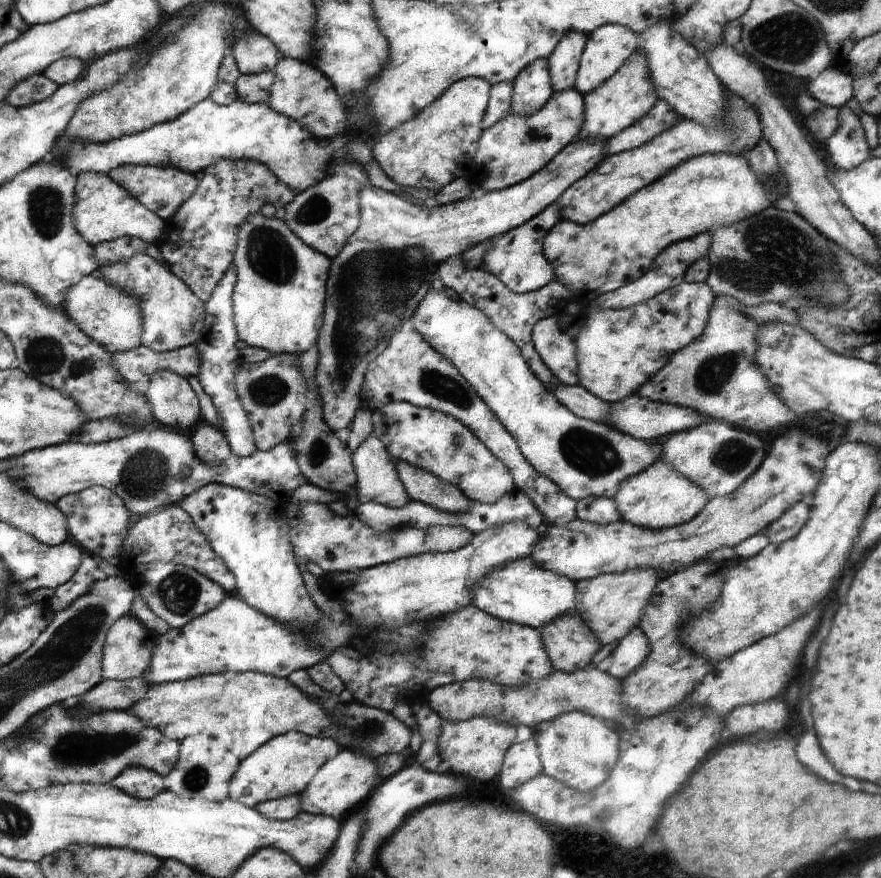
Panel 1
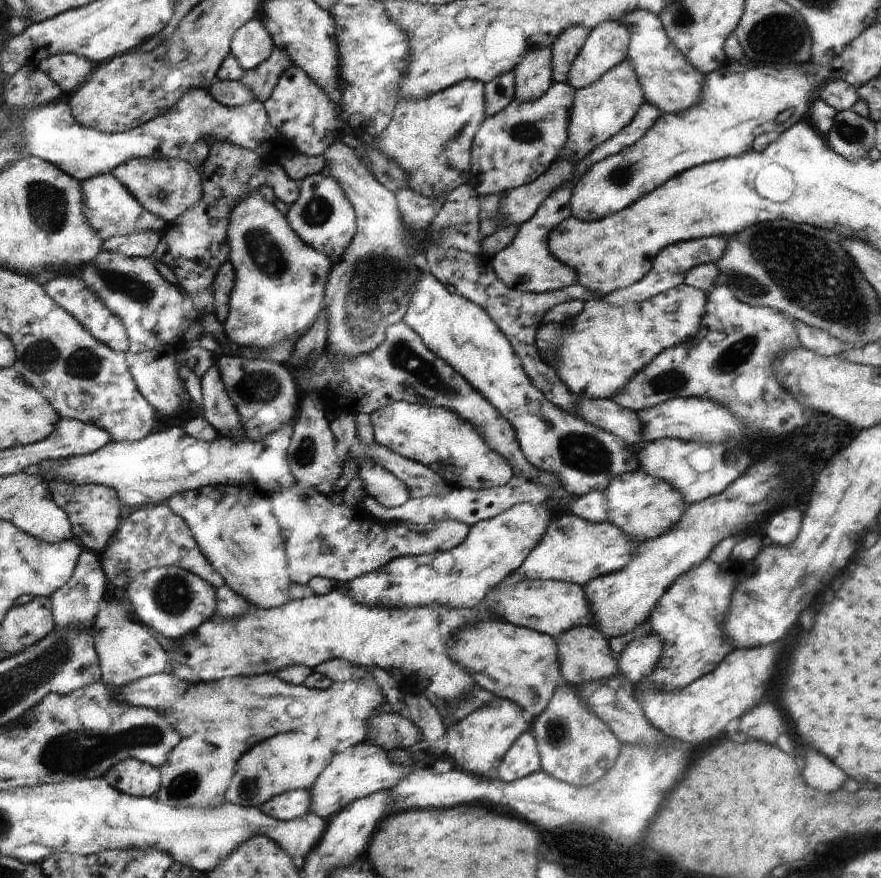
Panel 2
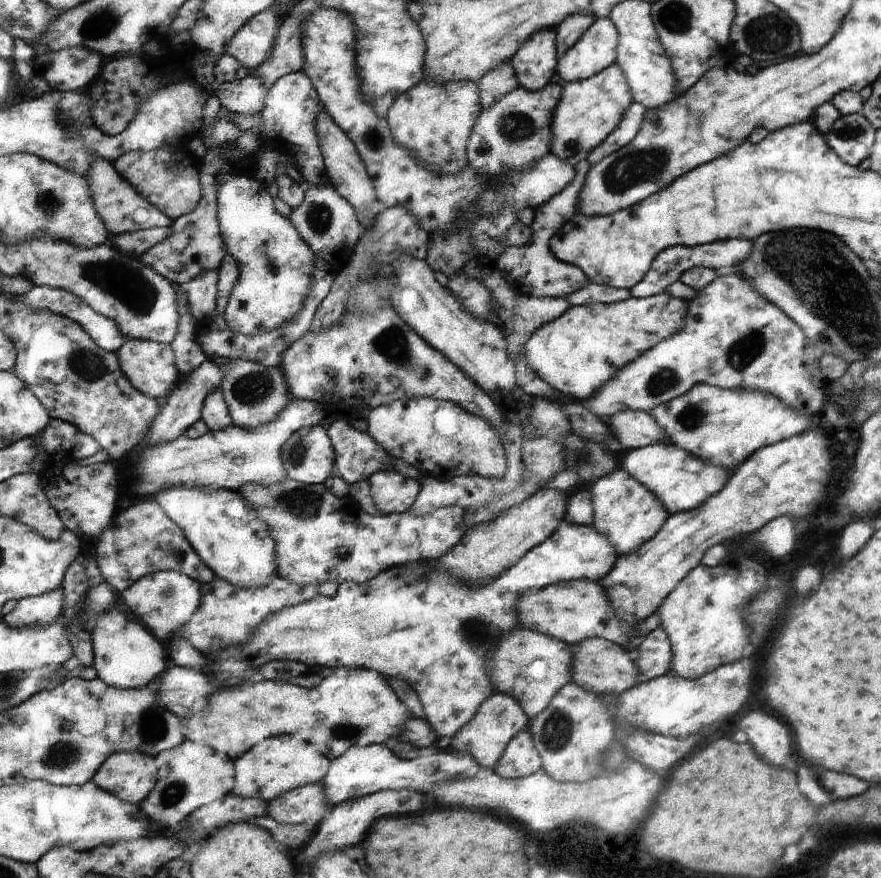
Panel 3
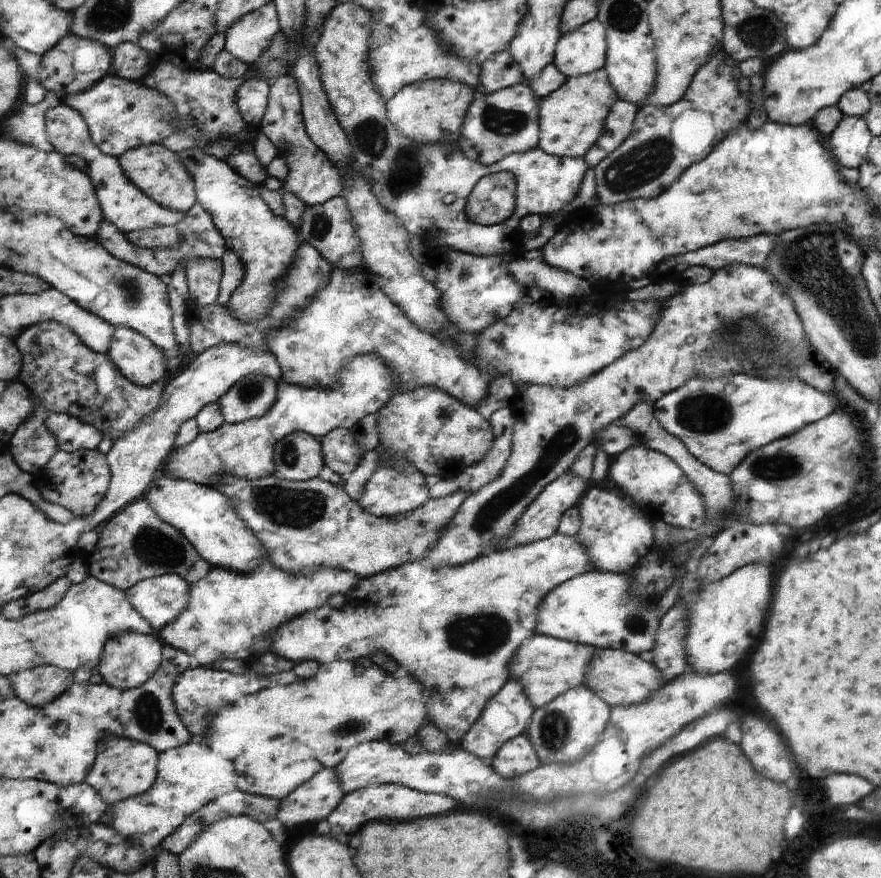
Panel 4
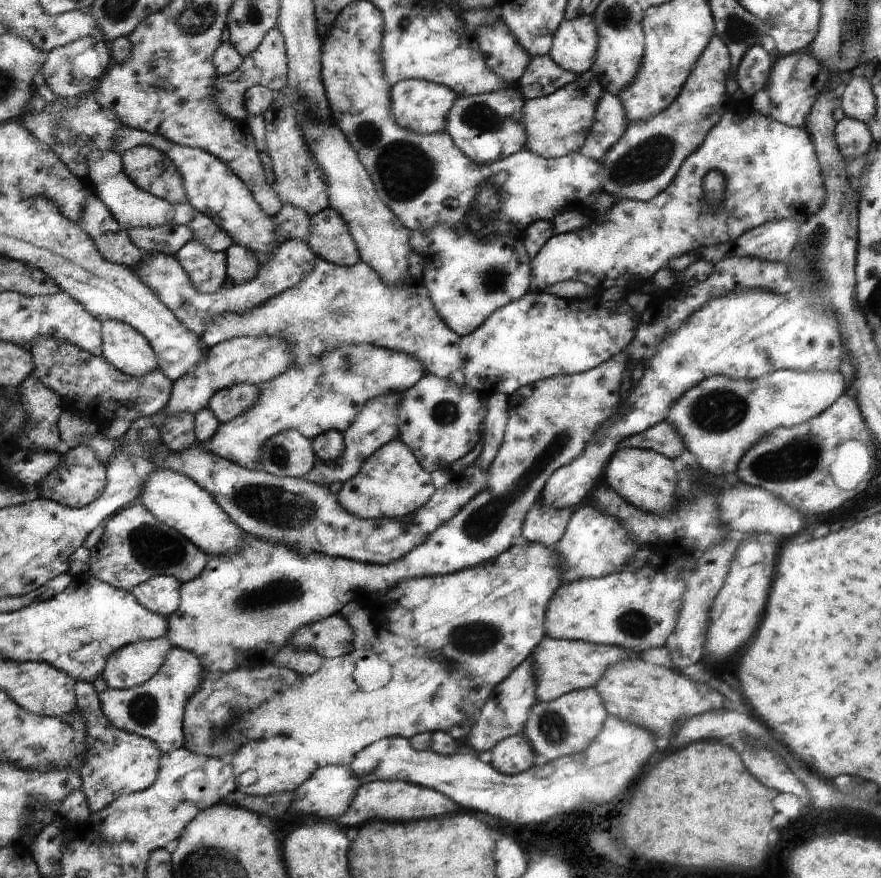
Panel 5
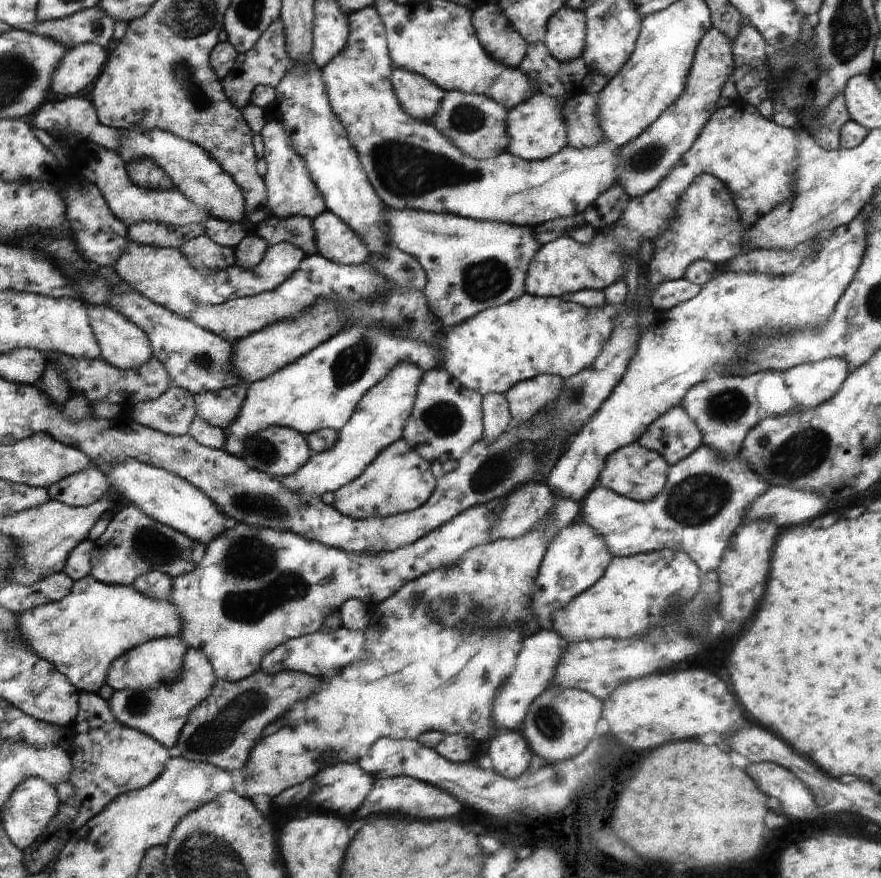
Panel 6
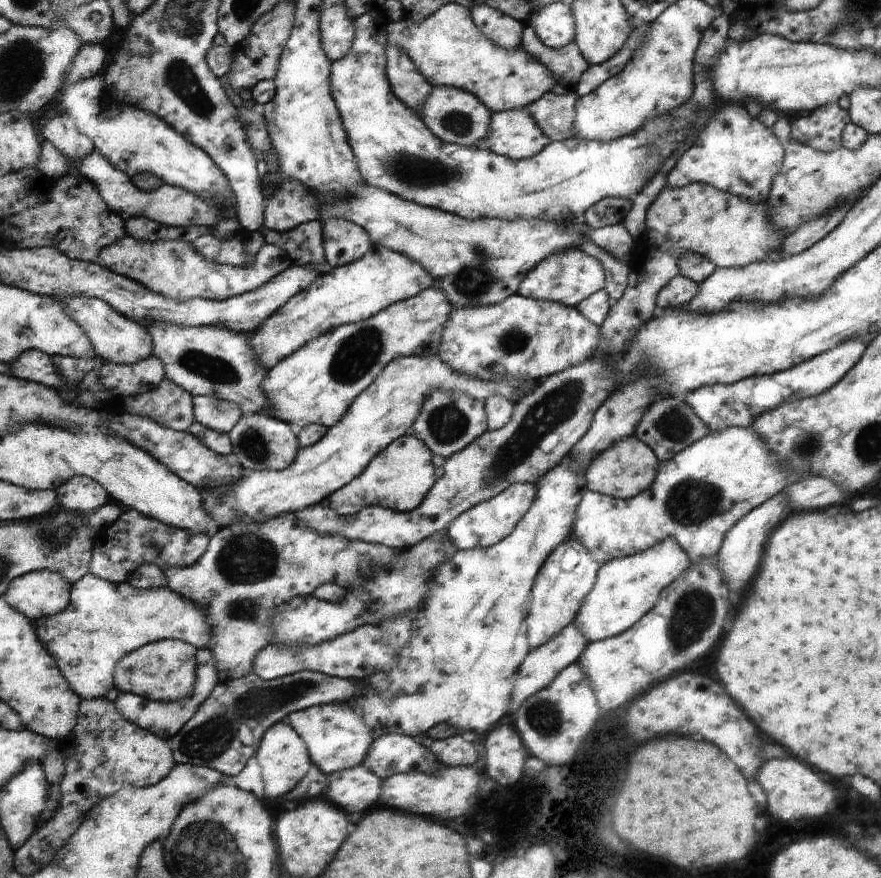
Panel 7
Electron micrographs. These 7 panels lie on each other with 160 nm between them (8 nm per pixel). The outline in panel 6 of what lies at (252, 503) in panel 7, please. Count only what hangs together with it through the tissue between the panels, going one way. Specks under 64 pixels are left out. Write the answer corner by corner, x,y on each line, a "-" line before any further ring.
398,363
358,401
354,414
344,428
338,431
334,446
330,450
313,453
296,473
281,478
283,485
298,494
312,493
321,497
325,492
336,492
360,477
386,448
404,437
405,425
413,412
422,378
424,372
418,365

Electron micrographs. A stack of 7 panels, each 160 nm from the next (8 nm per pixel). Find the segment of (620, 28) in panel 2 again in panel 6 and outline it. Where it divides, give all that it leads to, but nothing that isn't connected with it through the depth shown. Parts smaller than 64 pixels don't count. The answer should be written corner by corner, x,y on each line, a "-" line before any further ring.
562,7
548,24
544,43
560,62
570,62
582,56
588,34
585,11

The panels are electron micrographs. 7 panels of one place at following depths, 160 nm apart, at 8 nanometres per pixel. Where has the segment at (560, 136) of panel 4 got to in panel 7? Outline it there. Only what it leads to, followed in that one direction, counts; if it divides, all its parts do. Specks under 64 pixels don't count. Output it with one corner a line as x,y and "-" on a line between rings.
522,108
493,113
489,137
478,148
520,161
537,155
551,142
531,112

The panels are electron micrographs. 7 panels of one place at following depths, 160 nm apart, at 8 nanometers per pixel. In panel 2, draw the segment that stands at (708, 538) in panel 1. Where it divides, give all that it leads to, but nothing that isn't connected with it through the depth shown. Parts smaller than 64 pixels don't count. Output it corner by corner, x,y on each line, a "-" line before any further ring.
574,514
552,517
540,544
526,557
524,564
510,574
509,579
511,582
524,578
550,579
576,583
584,588
596,577
604,577
605,574
624,569
638,554
641,544
638,539
609,522
588,522

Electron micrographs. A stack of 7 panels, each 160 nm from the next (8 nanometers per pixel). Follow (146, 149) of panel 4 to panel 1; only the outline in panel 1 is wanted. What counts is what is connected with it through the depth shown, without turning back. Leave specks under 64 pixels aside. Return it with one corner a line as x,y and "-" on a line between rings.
122,165
113,168
108,175
114,179
114,182
125,187
134,198
138,199
138,202
149,207
168,224
176,216
177,210
193,196
199,186
195,175
171,166

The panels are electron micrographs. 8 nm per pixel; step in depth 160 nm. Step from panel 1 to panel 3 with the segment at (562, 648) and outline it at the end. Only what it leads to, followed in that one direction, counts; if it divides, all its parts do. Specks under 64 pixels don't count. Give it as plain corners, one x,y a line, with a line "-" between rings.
590,637
576,645
570,645
572,650
572,682
579,687
610,697
620,696
634,688
640,678
640,668
628,657
628,649
603,638

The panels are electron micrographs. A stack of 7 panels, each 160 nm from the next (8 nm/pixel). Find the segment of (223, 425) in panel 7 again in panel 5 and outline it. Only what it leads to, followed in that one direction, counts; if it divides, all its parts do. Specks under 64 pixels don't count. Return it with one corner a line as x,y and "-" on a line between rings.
242,383
221,389
208,404
208,408
222,423
227,423
254,406
259,397
257,385

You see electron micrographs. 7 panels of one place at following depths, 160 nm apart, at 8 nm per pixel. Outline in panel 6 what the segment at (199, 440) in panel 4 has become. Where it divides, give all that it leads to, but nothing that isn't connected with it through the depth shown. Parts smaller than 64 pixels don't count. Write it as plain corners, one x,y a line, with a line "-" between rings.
347,325
336,336
284,369
248,384
248,396
240,416
223,430
223,449
242,458
247,439
257,436
269,426
287,426
307,435
320,429
339,431
354,414
362,396
398,363
414,363
425,372
438,366
440,358
442,350
437,345
422,343
414,334
398,334
389,327

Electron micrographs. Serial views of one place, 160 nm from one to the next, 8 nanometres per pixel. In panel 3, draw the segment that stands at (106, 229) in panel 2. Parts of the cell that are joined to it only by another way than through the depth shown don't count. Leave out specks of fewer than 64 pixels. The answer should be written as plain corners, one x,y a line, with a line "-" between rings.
105,160
94,161
93,169
88,171
87,178
89,179
89,190
93,197
98,219
105,224
110,236
152,227
166,228
173,224
173,219
159,211
130,182
122,178
113,163

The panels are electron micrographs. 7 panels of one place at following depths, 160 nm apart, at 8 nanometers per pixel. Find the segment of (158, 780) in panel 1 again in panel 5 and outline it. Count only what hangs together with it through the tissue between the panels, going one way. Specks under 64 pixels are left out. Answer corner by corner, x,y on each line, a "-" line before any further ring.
77,682
78,710
85,720
85,763
78,771
84,779
85,794
91,813
98,812
114,802
122,794
137,793
149,788
160,772
161,749
146,737
133,735
115,727
109,721
100,694
89,682

